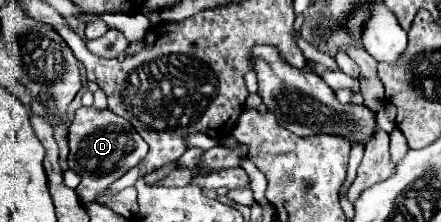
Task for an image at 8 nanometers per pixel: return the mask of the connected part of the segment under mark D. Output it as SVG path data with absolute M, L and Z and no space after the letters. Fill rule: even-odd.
M96 108L76 110L76 118L70 122L68 128L68 144L70 144L68 166L70 170L82 176L82 182L76 188L76 192L84 204L96 200L98 194L102 194L114 180L118 180L130 168L140 164L146 156L146 142L142 140L142 136L138 136L138 132L132 128L130 122L122 120L114 112Z

